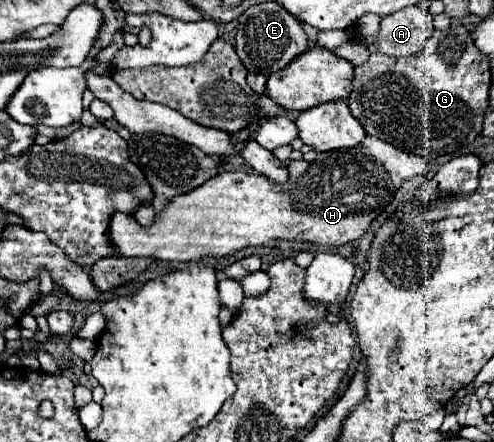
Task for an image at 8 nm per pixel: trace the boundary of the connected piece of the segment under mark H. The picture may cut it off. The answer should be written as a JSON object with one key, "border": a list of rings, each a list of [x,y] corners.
{"border":[[[366,136],[360,146],[348,150],[320,152],[316,160],[290,160],[288,182],[274,184],[268,178],[248,172],[220,172],[196,190],[176,196],[150,228],[142,228],[130,214],[114,214],[110,238],[120,256],[156,256],[168,262],[198,262],[202,258],[224,258],[252,246],[268,246],[272,240],[302,240],[318,246],[342,246],[360,238],[372,220],[392,202],[404,180],[416,178],[426,170],[418,154],[408,154],[384,140]]]}

